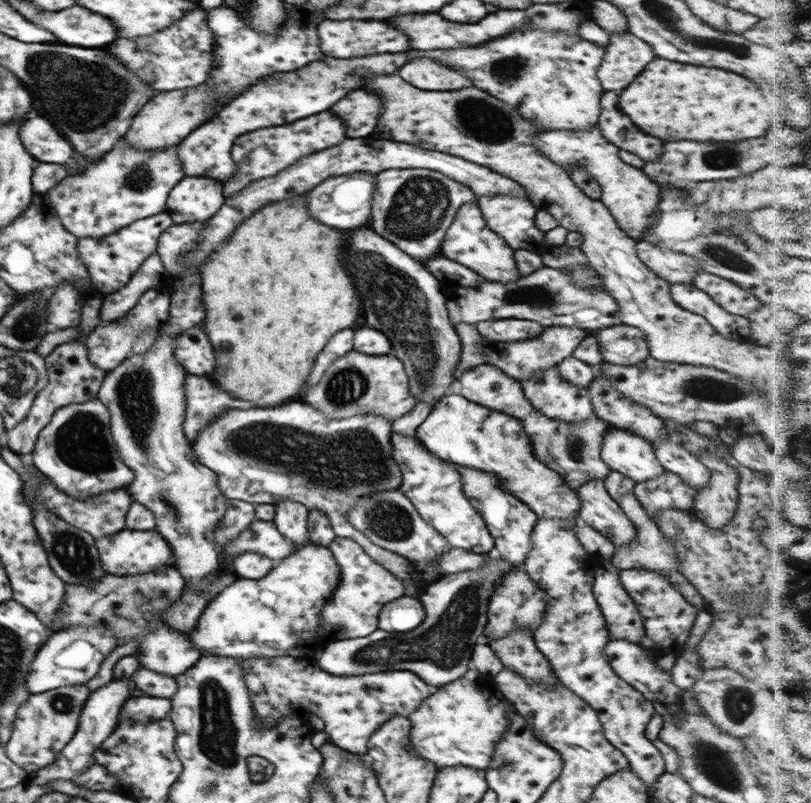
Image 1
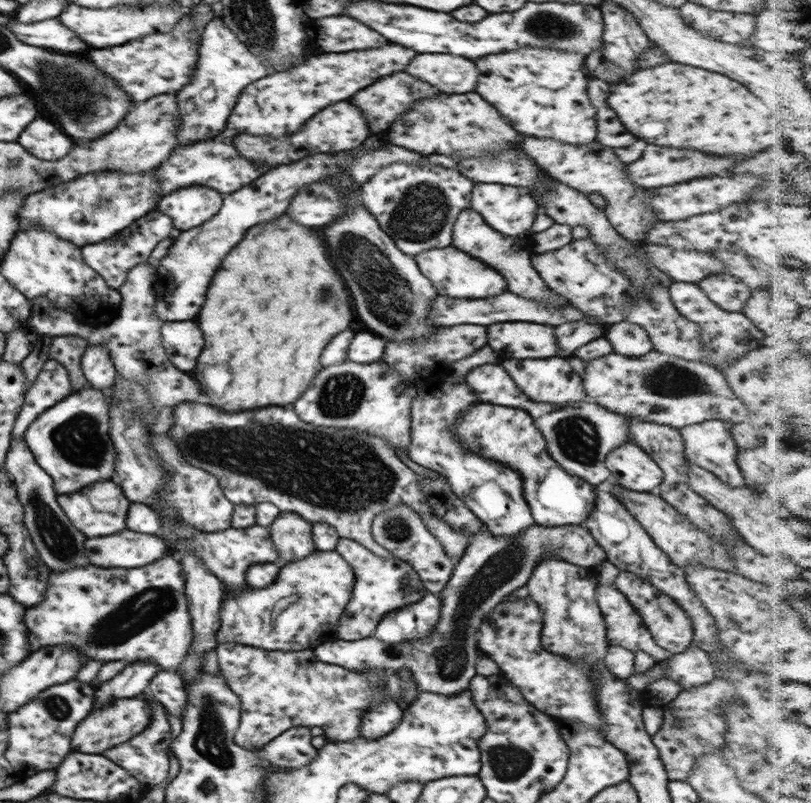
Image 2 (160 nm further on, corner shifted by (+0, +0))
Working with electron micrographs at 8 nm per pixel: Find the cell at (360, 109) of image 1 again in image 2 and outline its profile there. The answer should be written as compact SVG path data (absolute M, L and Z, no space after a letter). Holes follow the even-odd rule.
M396 72L394 76L386 76L378 82L374 82L372 86L364 88L362 92L358 92L352 102L366 114L372 134L376 132L386 132L390 126L399 116L403 116L404 112L410 111L414 107L414 103L426 99L426 96L435 96L439 94L439 90L426 84L424 80L416 80L406 72Z

